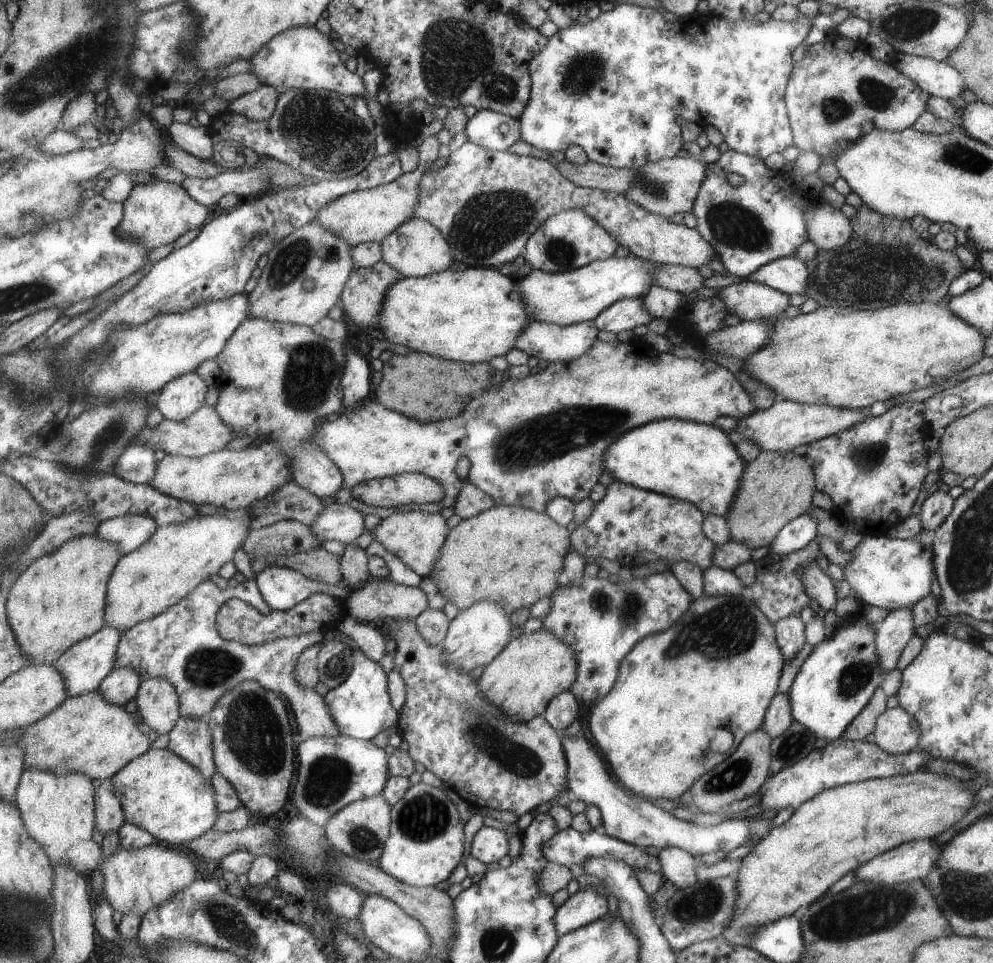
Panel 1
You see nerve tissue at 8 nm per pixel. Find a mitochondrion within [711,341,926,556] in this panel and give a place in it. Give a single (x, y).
(866, 458)

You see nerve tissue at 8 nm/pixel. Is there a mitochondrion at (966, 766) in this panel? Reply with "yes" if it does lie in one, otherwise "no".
no

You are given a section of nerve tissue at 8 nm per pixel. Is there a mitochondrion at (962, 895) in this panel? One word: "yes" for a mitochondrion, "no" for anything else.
yes

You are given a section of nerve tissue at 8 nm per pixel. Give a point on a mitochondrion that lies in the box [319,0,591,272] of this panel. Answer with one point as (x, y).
(454, 57)

